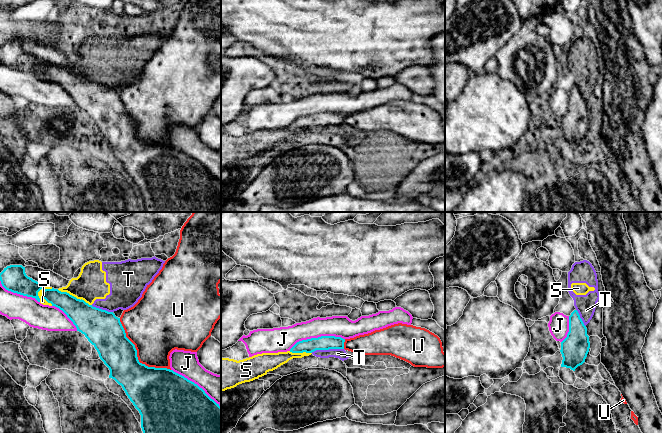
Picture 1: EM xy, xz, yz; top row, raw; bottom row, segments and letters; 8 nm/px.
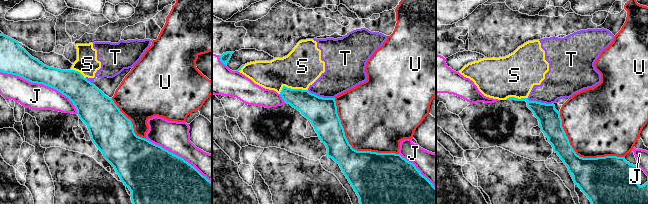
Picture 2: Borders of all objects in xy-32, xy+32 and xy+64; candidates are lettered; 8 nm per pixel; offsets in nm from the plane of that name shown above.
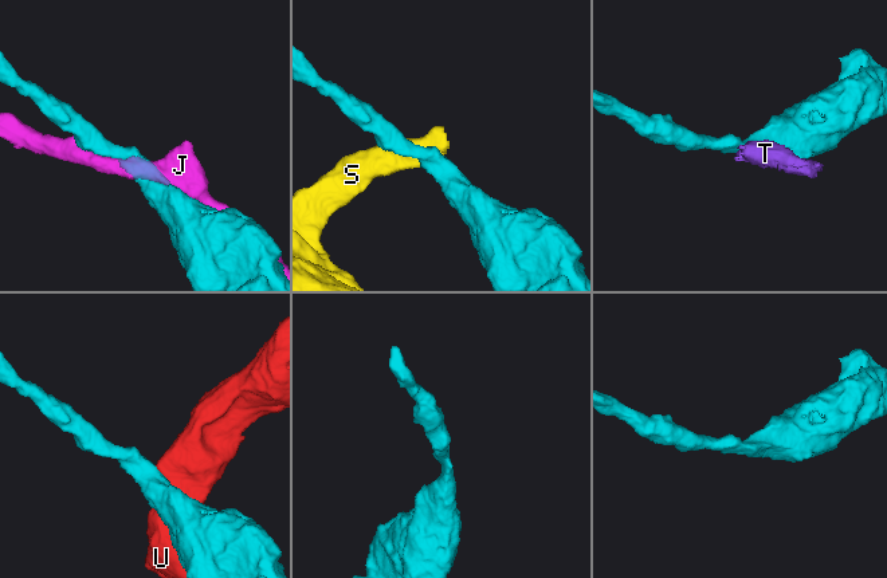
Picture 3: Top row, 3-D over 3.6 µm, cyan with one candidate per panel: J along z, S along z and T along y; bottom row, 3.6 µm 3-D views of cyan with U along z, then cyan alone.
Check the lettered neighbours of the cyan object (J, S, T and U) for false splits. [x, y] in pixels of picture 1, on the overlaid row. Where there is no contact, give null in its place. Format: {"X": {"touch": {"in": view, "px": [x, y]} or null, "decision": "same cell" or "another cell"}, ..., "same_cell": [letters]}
{"J": {"touch": {"in": "xz", "px": [316, 338]}, "decision": "another cell"}, "S": {"touch": {"in": "xy", "px": [39, 298]}, "decision": "another cell"}, "T": {"touch": {"in": "xz", "px": [327, 349]}, "decision": "another cell"}, "U": {"touch": {"in": "xy", "px": [136, 355]}, "decision": "another cell"}, "same_cell": []}

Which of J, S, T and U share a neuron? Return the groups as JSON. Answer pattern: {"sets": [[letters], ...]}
{"sets": [["J"], ["S", "T"], ["U"]]}

